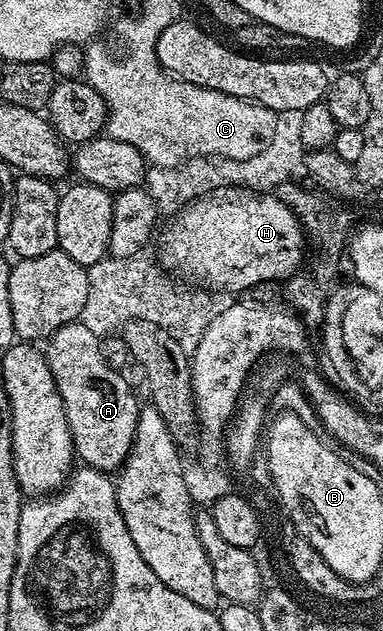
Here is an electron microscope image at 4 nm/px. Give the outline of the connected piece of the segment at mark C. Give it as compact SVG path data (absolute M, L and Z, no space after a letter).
M140 25L140 33L132 37L131 51L125 52L122 57L96 44L87 46L89 49L84 57L82 77L90 87L94 87L94 91L98 91L98 95L102 95L104 106L108 108L107 136L122 143L130 143L130 147L138 147L149 166L173 168L191 157L206 156L245 161L258 155L258 151L267 148L270 139L274 139L277 113L273 109L262 107L255 101L244 101L240 97L226 95L222 91L198 87L164 72L156 58L156 25Z

